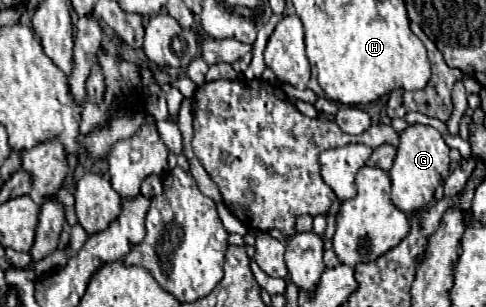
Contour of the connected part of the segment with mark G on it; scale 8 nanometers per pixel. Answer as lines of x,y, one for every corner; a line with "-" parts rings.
424,124
408,126
400,134
400,144
398,144
398,152
394,158
394,166
388,172
392,180
392,192
390,192
392,204
406,214
420,210
424,204
428,204
436,188
448,176
448,166
450,166
448,154
450,154
450,148
438,130
434,130
432,126
424,126

